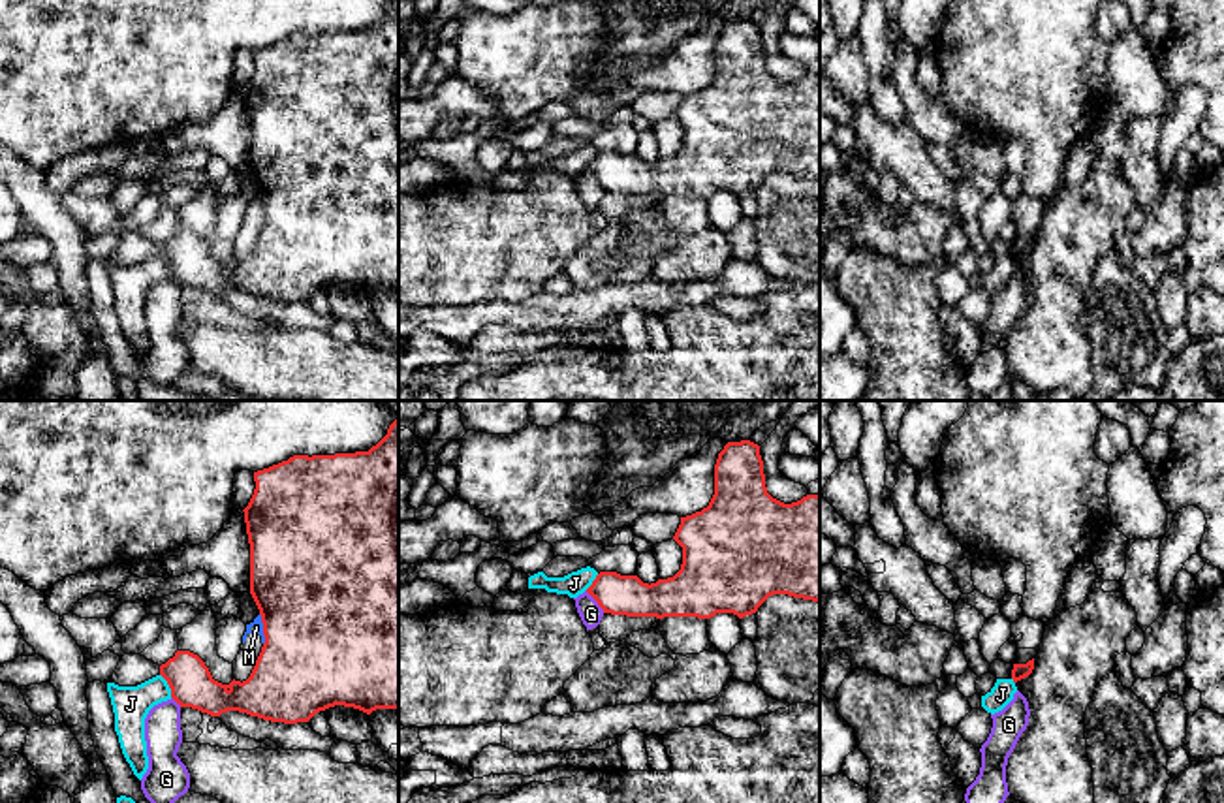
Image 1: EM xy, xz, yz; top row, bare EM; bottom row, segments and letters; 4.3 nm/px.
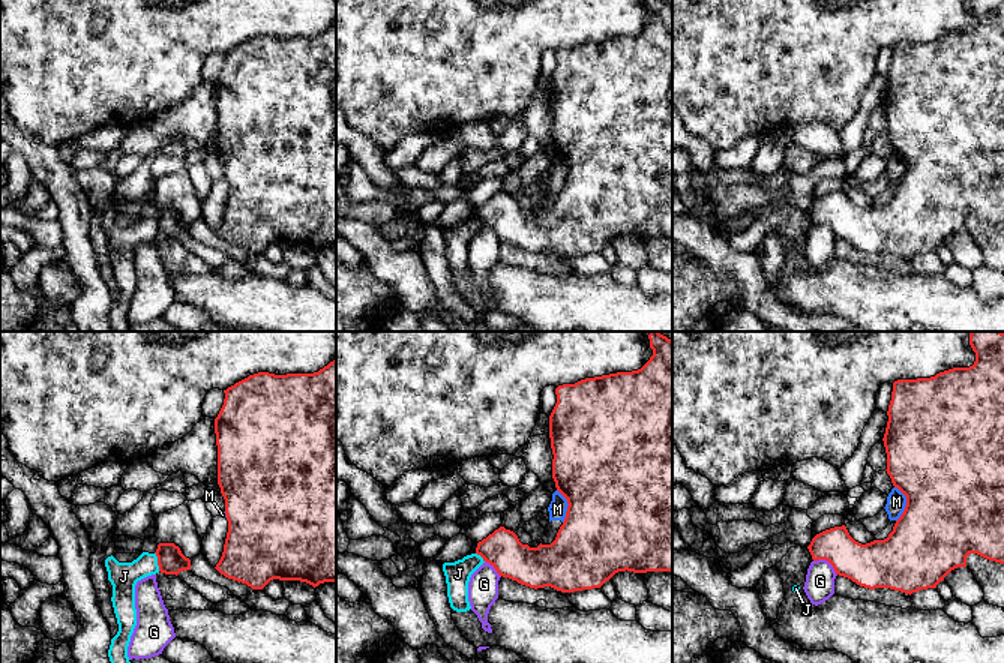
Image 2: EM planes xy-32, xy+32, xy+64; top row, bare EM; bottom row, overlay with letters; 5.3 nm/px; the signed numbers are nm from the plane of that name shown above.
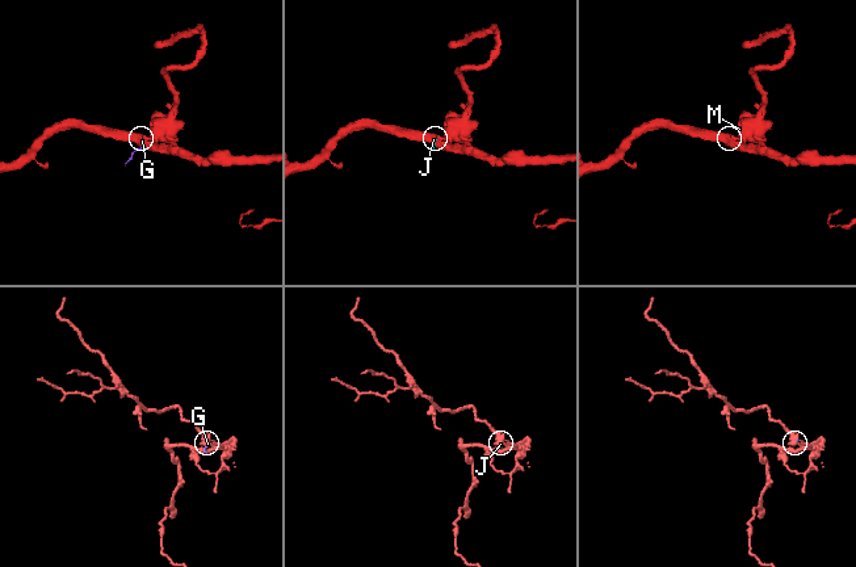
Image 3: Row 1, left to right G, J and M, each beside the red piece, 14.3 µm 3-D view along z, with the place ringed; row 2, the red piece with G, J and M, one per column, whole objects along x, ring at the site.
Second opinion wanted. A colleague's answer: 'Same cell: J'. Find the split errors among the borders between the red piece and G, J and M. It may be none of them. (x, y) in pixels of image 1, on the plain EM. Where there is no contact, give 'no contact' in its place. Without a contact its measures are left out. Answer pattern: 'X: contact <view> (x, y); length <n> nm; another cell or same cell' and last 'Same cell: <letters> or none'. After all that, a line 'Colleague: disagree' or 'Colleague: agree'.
G: contact xz (596, 179); length 130 nm; another cell
J: contact xy (168, 262); length 120 nm; another cell
M: contact xy (264, 207); length 140 nm; another cell
Same cell: none
Colleague: disagree

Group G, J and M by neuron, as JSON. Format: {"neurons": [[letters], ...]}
{"neurons": [["G"], ["J", "M"]]}

